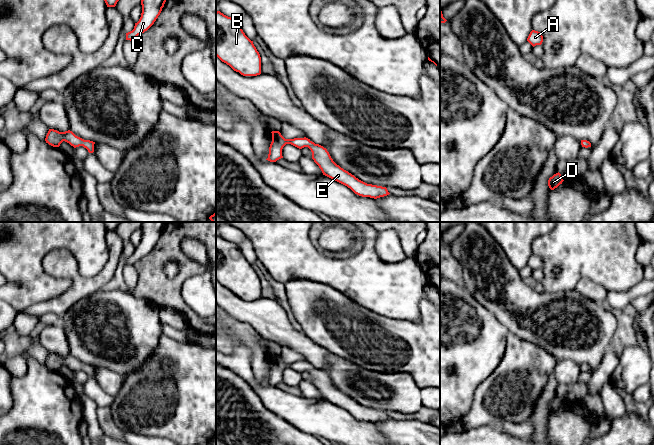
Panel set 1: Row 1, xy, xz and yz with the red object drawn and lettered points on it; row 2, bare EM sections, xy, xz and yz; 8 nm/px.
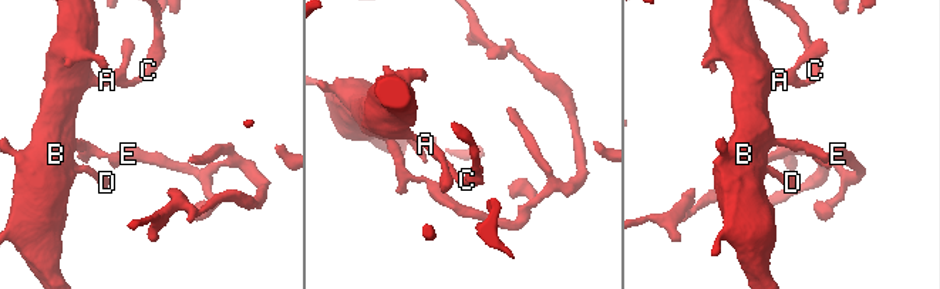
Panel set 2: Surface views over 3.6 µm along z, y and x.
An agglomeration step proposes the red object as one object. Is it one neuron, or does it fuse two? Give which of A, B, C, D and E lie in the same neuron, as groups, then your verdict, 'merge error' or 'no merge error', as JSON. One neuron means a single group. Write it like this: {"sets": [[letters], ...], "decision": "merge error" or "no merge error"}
{"sets": [["A", "B", "C", "D", "E"]], "decision": "no merge error"}

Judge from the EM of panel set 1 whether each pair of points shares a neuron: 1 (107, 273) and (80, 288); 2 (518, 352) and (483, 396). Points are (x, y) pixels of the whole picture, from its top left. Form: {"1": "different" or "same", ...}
{"1": "same", "2": "same"}

